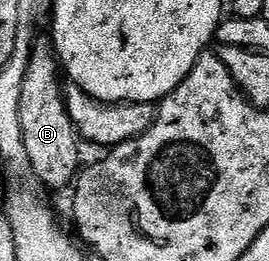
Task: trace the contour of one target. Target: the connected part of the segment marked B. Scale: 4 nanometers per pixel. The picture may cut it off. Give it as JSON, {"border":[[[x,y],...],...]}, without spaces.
{"border":[[[39,38],[34,41],[34,49],[28,62],[28,70],[24,70],[24,82],[17,85],[18,108],[16,114],[20,118],[20,130],[24,138],[24,150],[28,154],[30,171],[39,185],[47,184],[50,188],[69,189],[75,183],[80,171],[78,164],[78,144],[80,137],[74,130],[74,123],[66,110],[66,98],[64,95],[64,76],[60,71],[58,57],[52,47],[51,41]]]}

